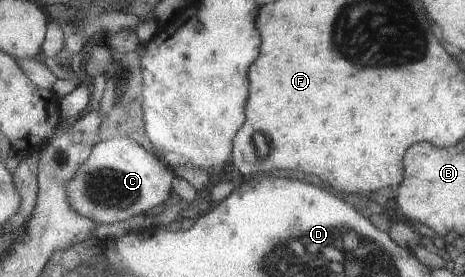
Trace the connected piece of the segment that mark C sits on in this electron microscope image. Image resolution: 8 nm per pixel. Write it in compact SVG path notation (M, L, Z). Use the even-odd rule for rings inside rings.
M119 131L99 141L95 146L89 159L77 169L75 175L68 177L65 188L67 197L72 201L72 207L82 216L103 225L115 225L121 223L135 215L145 214L149 209L155 209L157 205L165 203L171 196L171 189L175 179L172 168L167 167L157 154L151 154L145 151L141 145L138 145L131 138L122 135Z

